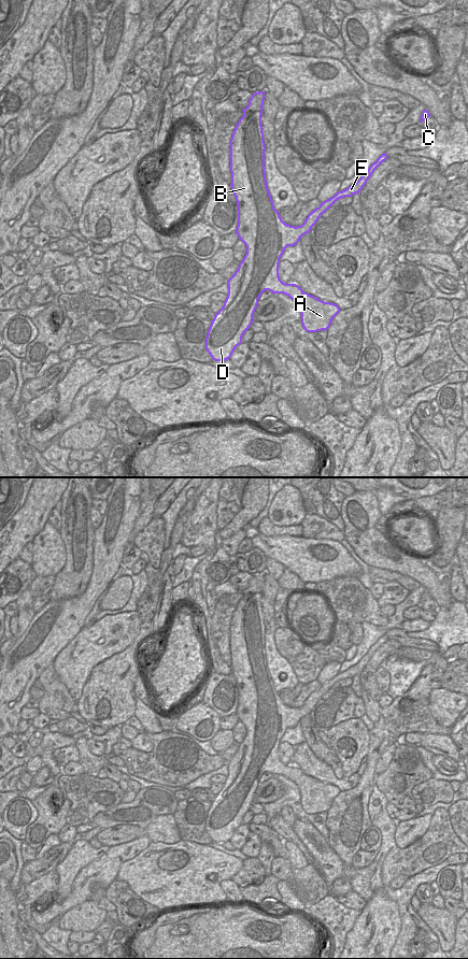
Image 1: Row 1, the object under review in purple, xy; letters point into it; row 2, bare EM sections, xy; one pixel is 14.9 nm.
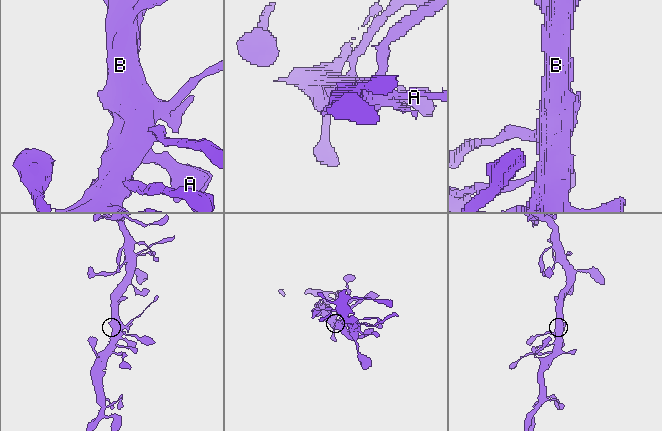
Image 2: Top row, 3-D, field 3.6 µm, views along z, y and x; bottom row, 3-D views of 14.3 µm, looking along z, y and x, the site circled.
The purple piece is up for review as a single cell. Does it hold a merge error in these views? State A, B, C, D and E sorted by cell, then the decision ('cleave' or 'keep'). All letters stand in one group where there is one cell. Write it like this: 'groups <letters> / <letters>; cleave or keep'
groups A B D / C E; cleave

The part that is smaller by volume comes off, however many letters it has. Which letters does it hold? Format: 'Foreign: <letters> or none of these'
Foreign: C, E

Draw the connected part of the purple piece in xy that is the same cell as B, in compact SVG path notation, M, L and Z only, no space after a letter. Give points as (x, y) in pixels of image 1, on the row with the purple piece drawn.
M265 91L252 95L249 105L242 110L243 116L239 119L230 139L230 186L238 206L236 233L245 244L246 254L239 262L238 270L227 281L227 298L208 330L205 349L215 361L229 359L236 347L242 343L242 337L253 323L258 299L265 290L273 295L284 294L295 300L300 310L302 327L307 332L327 330L334 317L341 311L337 304L324 302L306 294L298 285L285 284L280 280L279 263L285 248L295 246L311 229L308 229L304 223L297 227L285 224L274 209L265 172L266 146L261 126L264 100Z

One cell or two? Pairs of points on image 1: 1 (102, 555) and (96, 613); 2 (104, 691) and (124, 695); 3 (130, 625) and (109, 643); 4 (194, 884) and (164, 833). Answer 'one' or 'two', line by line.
1: two
2: one
3: one
4: two

